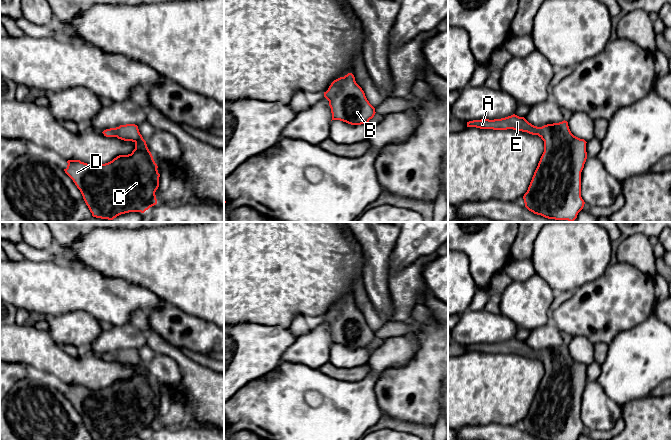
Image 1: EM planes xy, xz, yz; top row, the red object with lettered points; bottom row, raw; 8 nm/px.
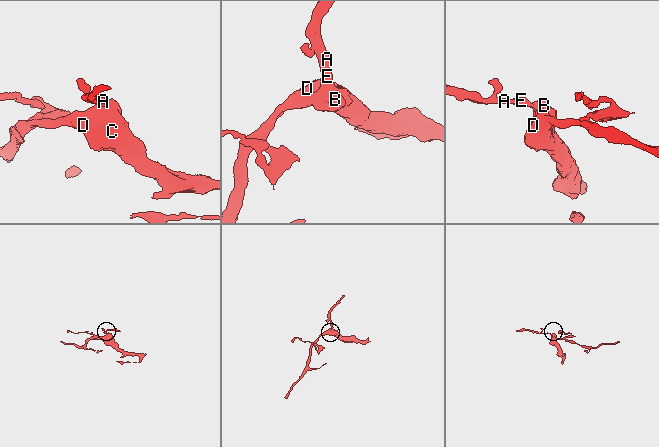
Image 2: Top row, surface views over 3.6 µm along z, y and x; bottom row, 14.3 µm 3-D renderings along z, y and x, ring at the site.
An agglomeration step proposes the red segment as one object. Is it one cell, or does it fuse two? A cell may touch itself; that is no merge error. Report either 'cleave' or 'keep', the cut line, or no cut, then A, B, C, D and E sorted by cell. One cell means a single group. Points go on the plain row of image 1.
keep | no cut | A B C D E

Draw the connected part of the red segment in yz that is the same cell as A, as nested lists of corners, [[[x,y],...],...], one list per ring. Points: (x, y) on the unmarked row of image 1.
[[[515,338],[501,343],[481,343],[467,346],[467,351],[480,353],[513,353],[538,359],[544,365],[544,376],[523,423],[525,431],[541,440],[577,440],[584,431],[581,421],[581,396],[587,383],[586,365],[574,360],[567,345],[537,351]]]

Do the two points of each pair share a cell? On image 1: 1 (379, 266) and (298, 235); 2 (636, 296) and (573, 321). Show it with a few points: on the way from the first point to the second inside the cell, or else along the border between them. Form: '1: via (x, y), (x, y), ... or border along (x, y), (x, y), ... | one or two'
1: border along (355, 238), (361, 247), (364, 261), (362, 276) | two
2: via (620, 299), (599, 310), (589, 312) | one

